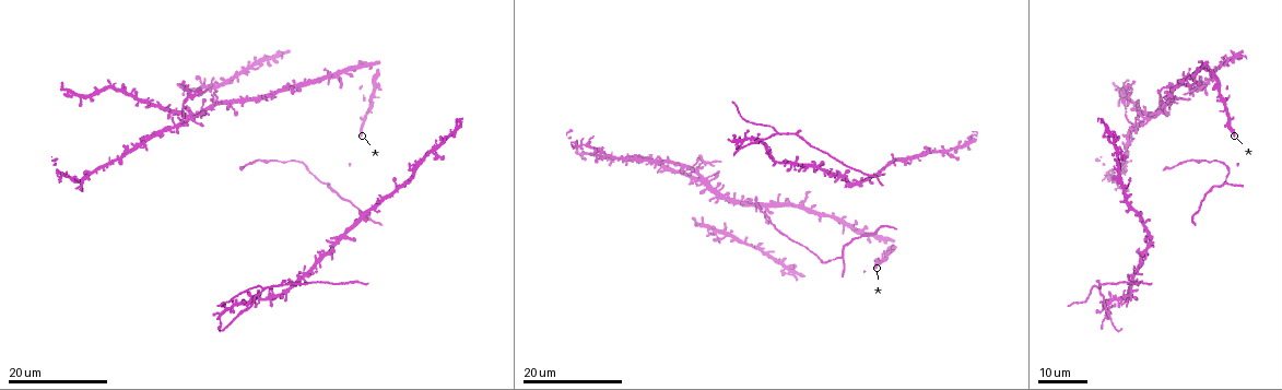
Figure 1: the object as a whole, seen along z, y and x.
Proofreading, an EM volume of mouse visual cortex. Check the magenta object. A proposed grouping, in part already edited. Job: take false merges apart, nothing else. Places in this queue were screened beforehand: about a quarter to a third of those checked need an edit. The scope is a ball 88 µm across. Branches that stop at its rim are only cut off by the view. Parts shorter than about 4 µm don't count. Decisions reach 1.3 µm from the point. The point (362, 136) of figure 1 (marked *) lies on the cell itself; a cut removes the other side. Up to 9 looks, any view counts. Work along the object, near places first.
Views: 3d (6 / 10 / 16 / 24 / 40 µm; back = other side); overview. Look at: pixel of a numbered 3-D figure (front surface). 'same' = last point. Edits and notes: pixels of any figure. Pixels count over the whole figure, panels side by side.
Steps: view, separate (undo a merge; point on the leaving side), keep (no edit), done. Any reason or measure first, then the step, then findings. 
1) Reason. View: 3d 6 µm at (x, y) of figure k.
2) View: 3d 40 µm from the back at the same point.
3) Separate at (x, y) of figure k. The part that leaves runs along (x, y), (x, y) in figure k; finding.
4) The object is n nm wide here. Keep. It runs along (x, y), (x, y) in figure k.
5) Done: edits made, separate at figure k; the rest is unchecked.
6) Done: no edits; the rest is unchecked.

Three-way junction. View: 3d 16 µm at (262, 287) of figure 1.

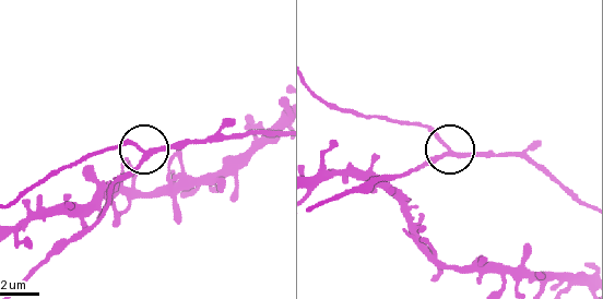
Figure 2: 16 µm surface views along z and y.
View: 3d 6 µm at (149, 151) of figure 2.

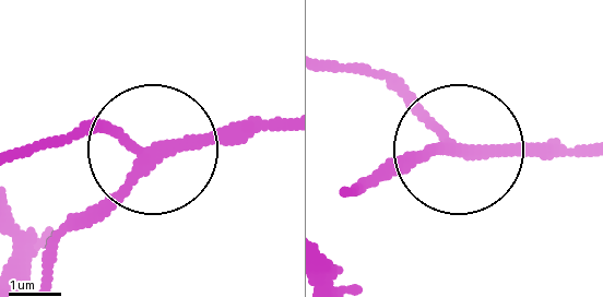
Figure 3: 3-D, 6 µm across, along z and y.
Keep. It runs along (347, 188), (447, 145), (369, 71) in figure 3; all the same cell.

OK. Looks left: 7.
Branch point. View: 3d 16 µm at (245, 305) of figure 1.

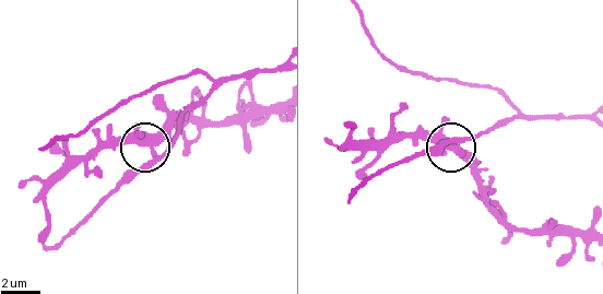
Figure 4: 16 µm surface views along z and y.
View: 3d 10 µm at (457, 152) of figure 4.

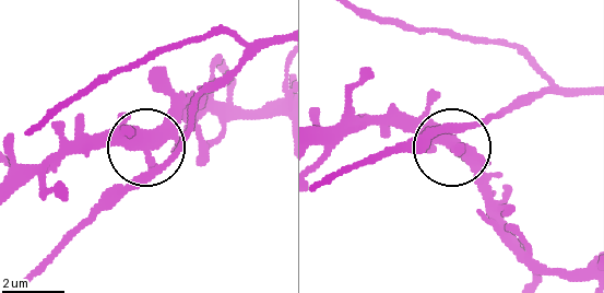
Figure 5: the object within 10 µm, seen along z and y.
Keep. It runs along (582, 279), (535, 262), (481, 176), (389, 108) in figure 5; one cell here.

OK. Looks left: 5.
Small branch off a trunk. View: 3d 16 µm at (692, 165) of figure 1.

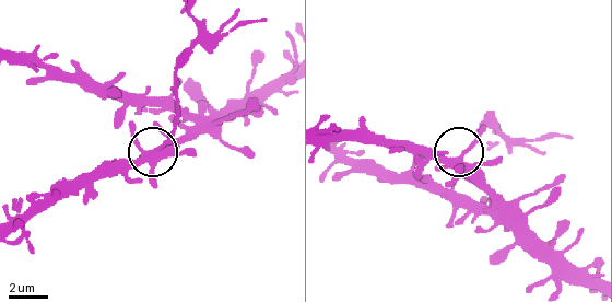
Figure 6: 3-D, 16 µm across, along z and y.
View: 3d 10 µm at (458, 157) of figure 6.

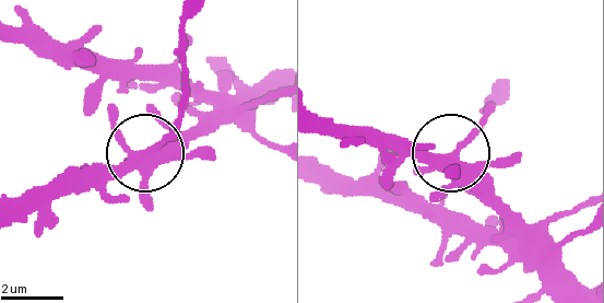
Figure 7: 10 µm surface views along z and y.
5 arms meet here. Separate at (485, 111) of figure 7. The part that leaves runs along (168, 135), (181, 105), (181, 20) in figure 7; a second cell is stuck on.

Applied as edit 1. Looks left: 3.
Redraw. View: overview.

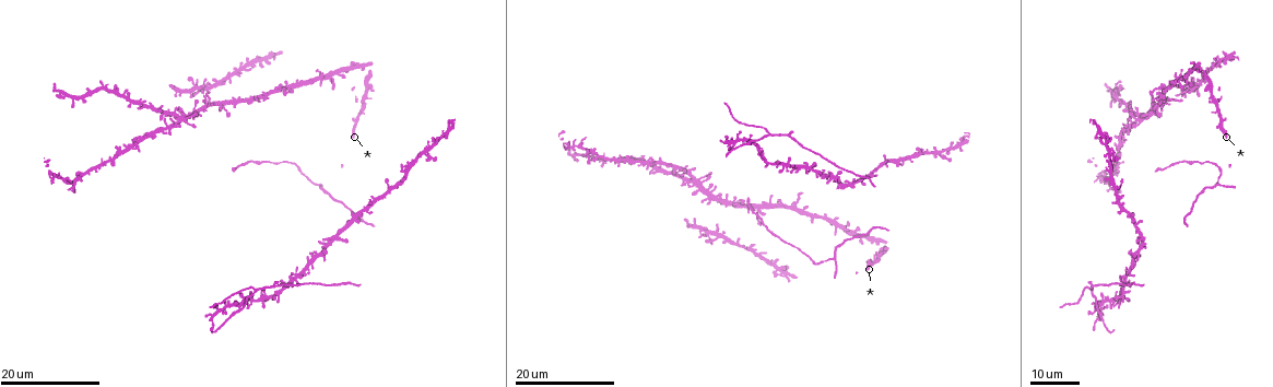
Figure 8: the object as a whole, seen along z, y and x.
Four or more arms meet. View: 3d 16 µm at (199, 85) of figure 8.

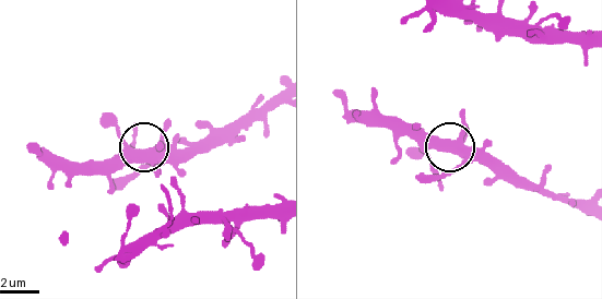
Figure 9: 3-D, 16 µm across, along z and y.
View: 3d 6 µm at (142, 151) of figure 9.

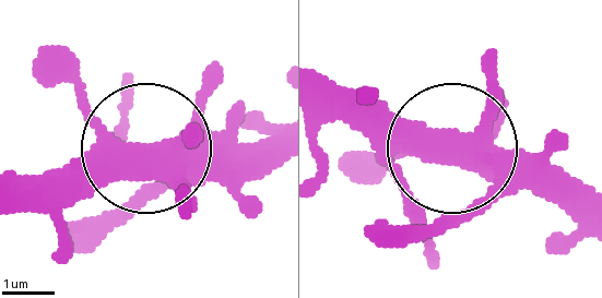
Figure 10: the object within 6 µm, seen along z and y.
Keep. Continuous, no second cell.

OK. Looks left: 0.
Done: edits made, separate at figure 7; the rest is unchecked.

